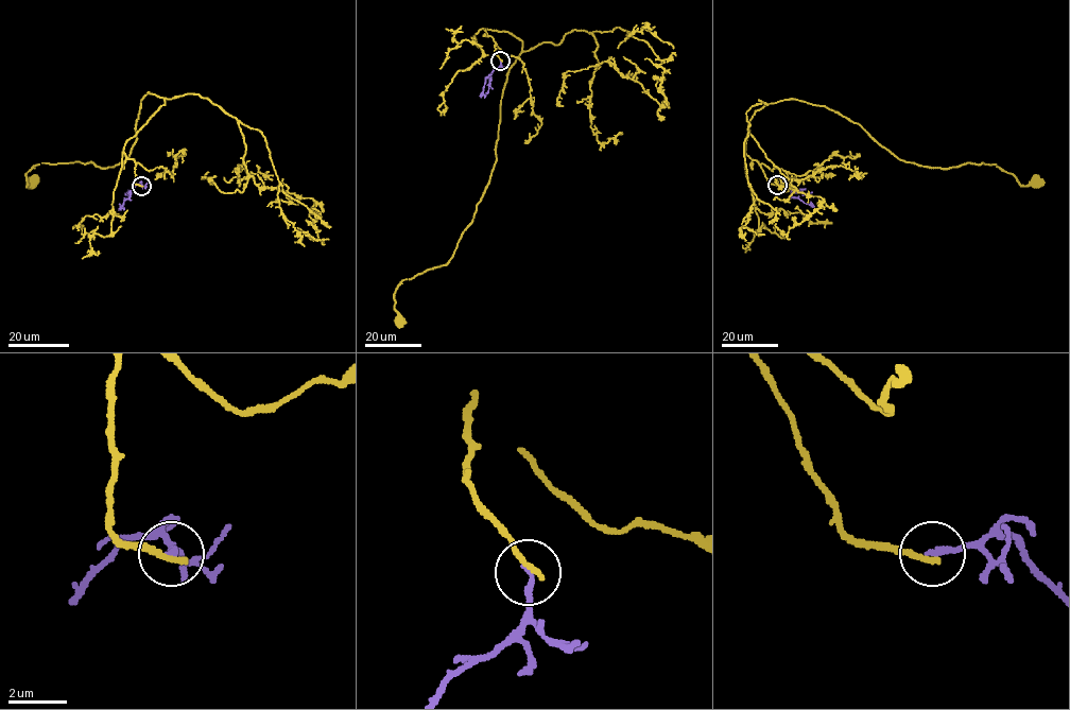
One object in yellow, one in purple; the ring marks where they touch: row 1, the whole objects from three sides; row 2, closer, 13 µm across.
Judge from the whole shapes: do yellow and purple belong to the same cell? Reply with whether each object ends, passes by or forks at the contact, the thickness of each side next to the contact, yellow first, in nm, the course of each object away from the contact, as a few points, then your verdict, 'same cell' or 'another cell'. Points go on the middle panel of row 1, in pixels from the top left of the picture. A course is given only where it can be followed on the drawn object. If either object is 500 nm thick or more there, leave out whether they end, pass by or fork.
yellow ends there; purple ends there; 220 nm thick on the yellow side, 200 nm on the other; yellow runs (500, 59), (485, 29), (508, 32), (522, 41), (502, 96), (496, 161), (452, 257), (397, 287), (399, 319); purple runs (500, 61), (500, 65), (485, 79), (484, 98); another cell

